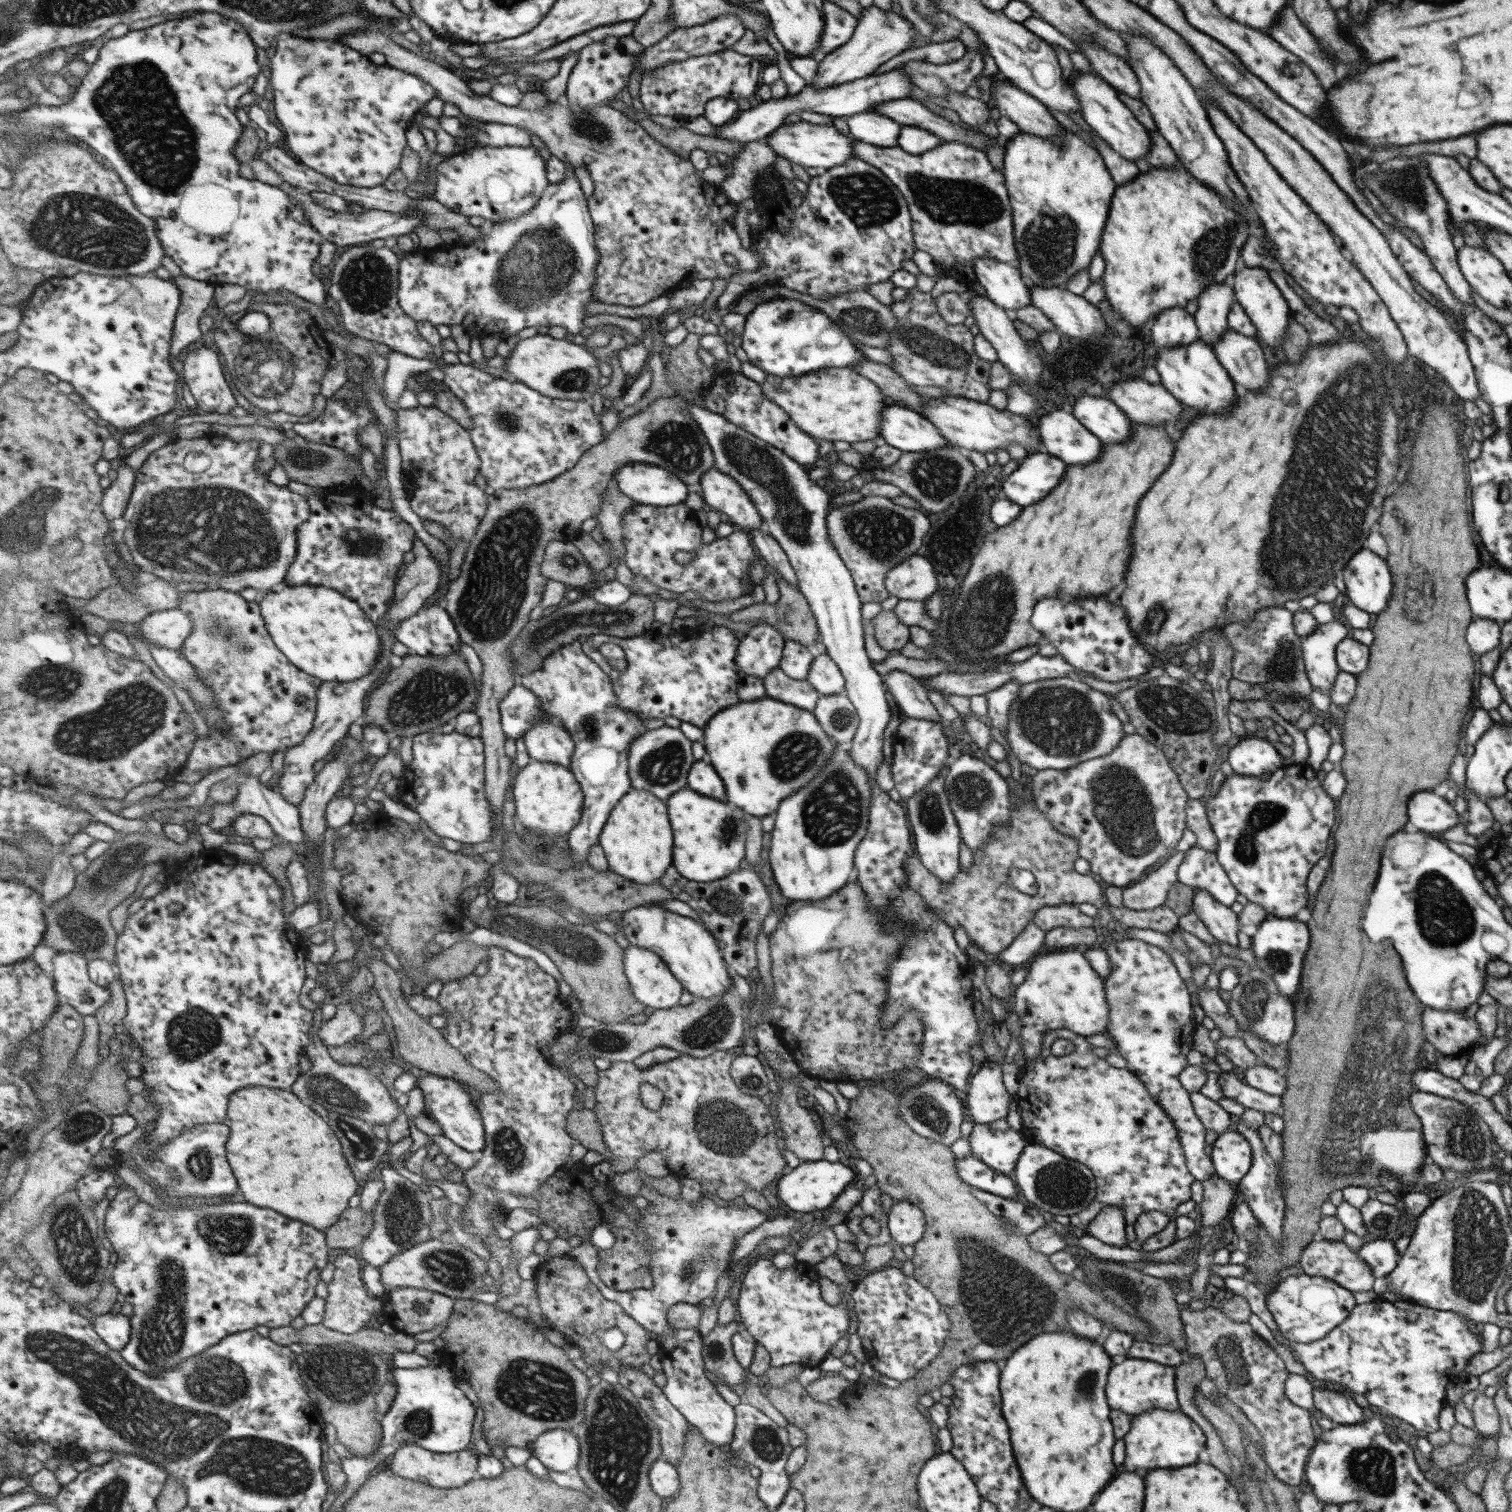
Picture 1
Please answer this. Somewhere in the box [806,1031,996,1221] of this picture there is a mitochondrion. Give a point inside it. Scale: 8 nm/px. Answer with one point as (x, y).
(922, 1104)

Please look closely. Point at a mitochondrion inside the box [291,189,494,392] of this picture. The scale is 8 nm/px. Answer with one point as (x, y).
(366, 280)

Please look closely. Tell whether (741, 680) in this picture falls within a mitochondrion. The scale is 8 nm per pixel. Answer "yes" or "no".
no

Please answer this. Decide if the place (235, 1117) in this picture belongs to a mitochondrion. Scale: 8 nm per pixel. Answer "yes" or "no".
no

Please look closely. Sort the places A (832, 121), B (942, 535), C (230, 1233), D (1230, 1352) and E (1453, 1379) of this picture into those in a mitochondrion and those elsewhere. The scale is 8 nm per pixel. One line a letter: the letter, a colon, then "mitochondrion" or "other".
A: other
B: mitochondrion
C: mitochondrion
D: mitochondrion
E: other

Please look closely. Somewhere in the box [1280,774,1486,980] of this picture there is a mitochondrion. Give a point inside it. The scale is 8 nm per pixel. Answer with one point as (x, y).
(1444, 917)

